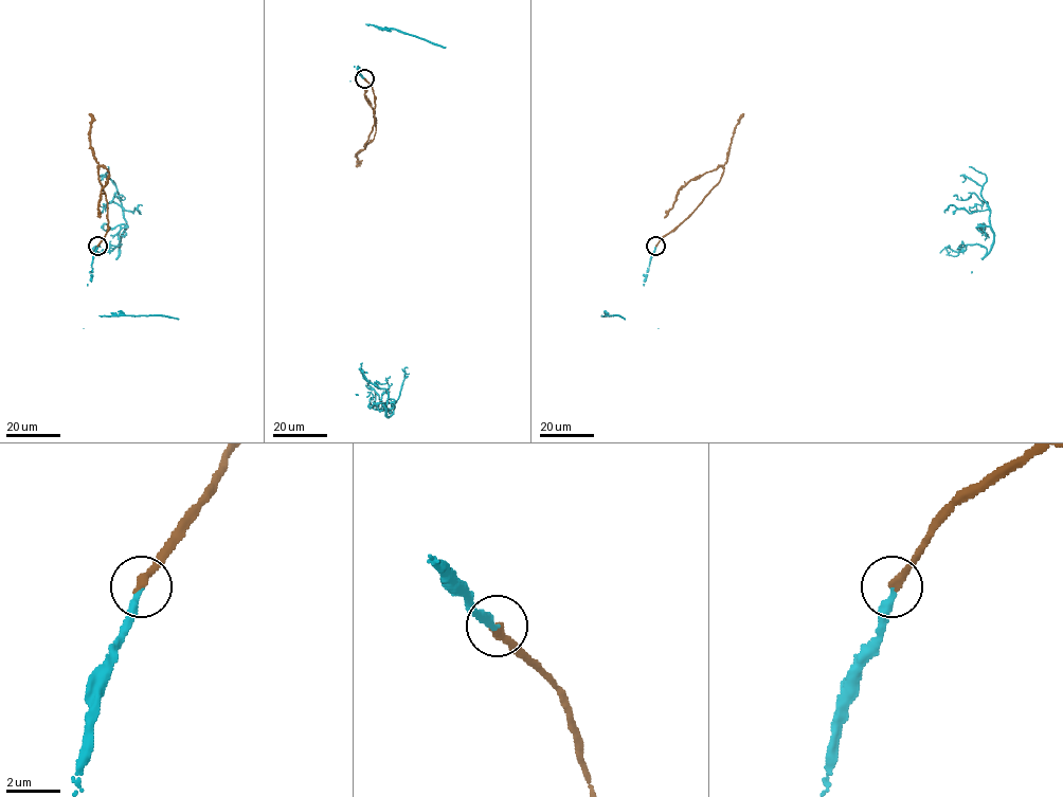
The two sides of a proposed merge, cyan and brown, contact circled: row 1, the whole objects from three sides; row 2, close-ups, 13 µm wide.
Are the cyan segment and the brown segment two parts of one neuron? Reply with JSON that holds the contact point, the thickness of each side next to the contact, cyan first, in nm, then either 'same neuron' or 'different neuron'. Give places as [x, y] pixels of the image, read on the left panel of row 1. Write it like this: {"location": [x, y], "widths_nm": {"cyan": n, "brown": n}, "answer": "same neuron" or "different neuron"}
{"location": [97, 246], "widths_nm": {"cyan": 260, "brown": 320}, "answer": "same neuron"}

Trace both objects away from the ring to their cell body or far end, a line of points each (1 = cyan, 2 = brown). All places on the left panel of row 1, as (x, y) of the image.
1: (97, 246), (95, 252), (177, 319), (159, 315), (98, 315)
2: (97, 246), (107, 231), (106, 195), (98, 178), (98, 168), (103, 166), (109, 176), (101, 191), (100, 217)

